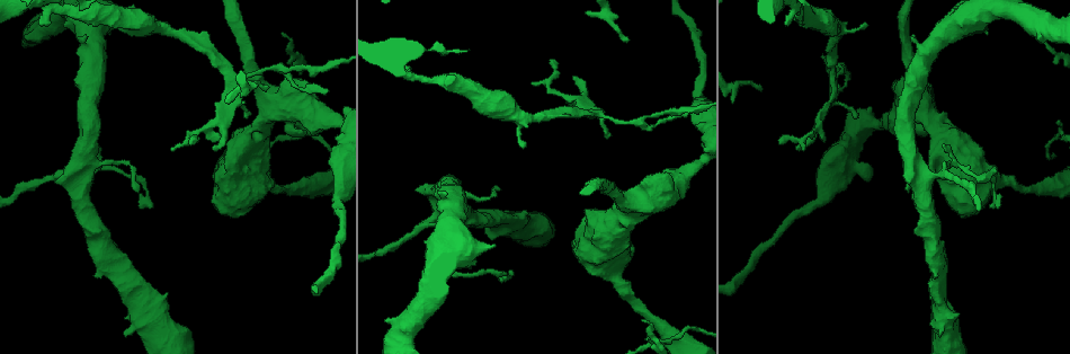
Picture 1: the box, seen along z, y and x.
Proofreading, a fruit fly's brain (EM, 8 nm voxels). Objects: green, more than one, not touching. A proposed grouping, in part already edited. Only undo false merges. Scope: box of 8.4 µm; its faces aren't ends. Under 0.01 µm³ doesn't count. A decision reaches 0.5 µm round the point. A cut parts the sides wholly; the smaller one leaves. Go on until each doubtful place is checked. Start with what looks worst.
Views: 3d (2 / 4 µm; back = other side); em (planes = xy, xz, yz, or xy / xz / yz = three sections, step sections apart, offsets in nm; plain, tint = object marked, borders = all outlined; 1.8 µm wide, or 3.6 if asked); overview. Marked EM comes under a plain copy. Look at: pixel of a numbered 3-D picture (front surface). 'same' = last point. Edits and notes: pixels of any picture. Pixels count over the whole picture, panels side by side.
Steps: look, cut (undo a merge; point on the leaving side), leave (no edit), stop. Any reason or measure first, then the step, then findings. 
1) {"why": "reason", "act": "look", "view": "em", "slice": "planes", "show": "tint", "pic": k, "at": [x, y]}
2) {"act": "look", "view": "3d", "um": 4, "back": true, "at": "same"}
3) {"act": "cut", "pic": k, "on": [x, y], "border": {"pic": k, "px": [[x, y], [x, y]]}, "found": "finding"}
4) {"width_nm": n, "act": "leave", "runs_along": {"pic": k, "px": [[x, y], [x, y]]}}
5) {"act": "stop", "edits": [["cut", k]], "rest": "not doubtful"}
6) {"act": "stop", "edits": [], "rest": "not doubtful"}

{"why": "narrows sharply", "act": "look", "view": "em", "slice": "planes", "show": "tint", "pic": 1, "at": [233, 77]}

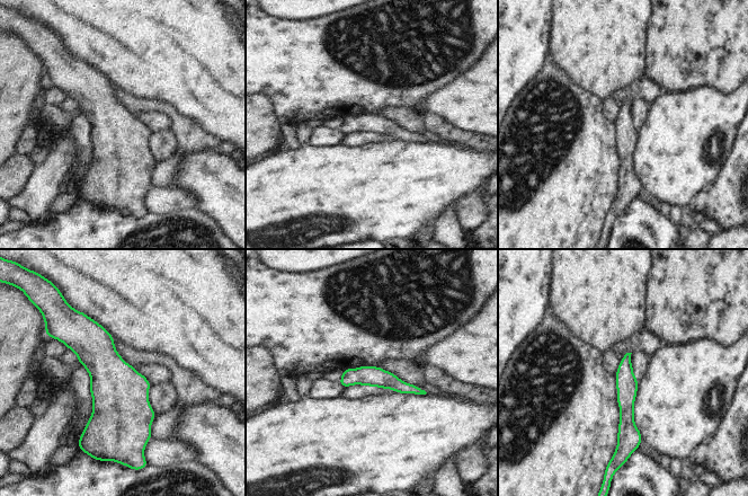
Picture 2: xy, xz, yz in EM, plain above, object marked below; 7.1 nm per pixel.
{"act": "leave", "runs_along": {"pic": 2, "px": [[628, 356], [626, 430], [630, 443]]}, "found": "one neuron here"}

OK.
{"why": "thick turns thin", "act": "look", "view": "em", "slice": "xy", "step": 4, "show": "tint", "pic": 1, "at": [79, 179]}

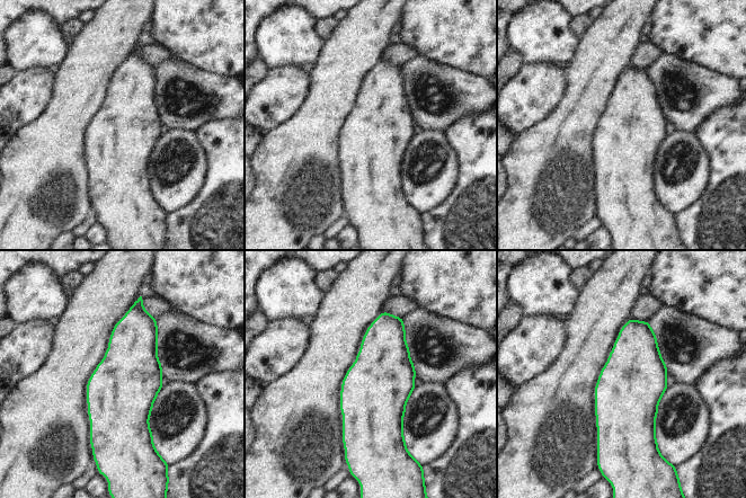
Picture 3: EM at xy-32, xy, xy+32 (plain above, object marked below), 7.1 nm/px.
{"why": "another direction", "act": "look", "view": "em", "slice": "planes", "show": "tint", "at": "same"}

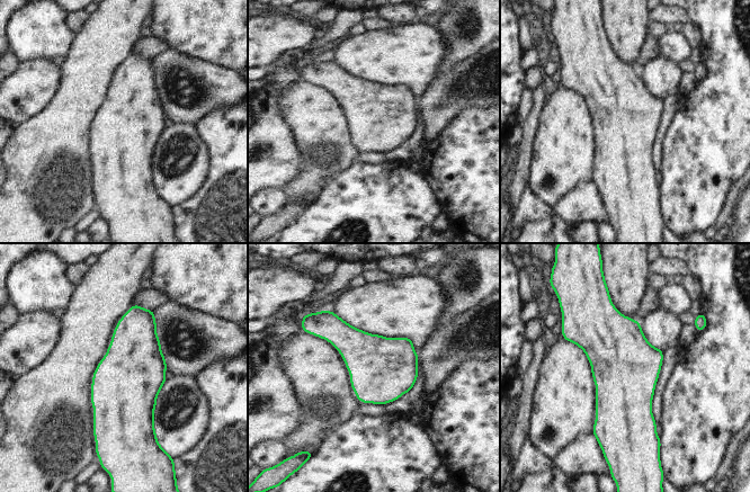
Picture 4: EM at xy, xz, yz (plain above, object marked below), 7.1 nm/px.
{"act": "leave", "found": "one neuron here"}

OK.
{"why": "calibre changes", "act": "look", "view": "em", "um": 3.6, "slice": "planes", "show": "tint", "pic": 1, "at": [924, 93]}

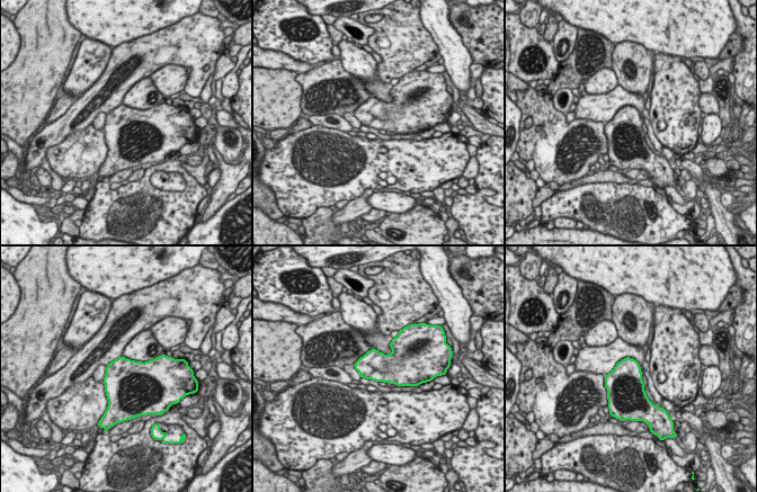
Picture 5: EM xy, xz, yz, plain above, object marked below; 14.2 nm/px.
{"width_nm": 420, "act": "leave", "found": "one neuron here"}

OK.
{"why": "sudden change in width", "act": "look", "view": "em", "slice": "planes", "show": "tint", "pic": 1, "at": [839, 23]}

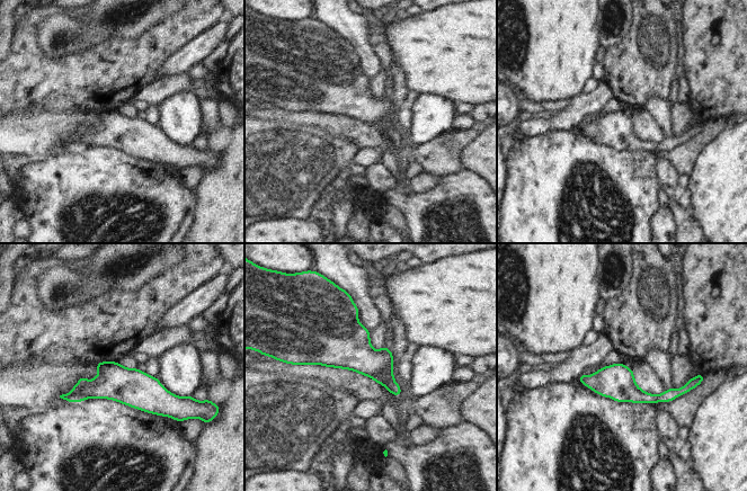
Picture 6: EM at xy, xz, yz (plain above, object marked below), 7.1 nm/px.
{"act": "leave", "runs_along": {"pic": 6, "px": [[65, 396], [139, 390], [176, 404]]}, "found": "one neuron here"}

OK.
{"act": "stop", "edits": [], "rest": "not doubtful"}

